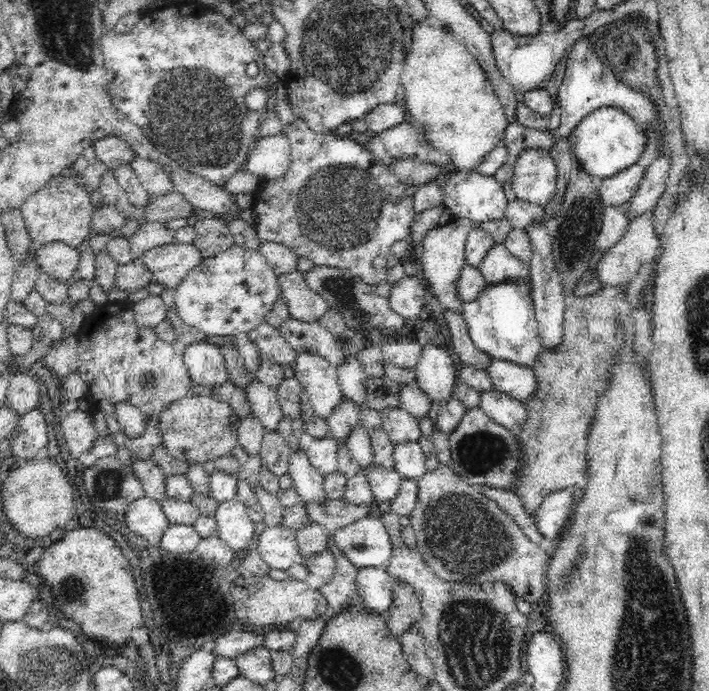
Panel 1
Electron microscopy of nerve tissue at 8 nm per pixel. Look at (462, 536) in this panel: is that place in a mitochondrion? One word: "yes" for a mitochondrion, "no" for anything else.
yes

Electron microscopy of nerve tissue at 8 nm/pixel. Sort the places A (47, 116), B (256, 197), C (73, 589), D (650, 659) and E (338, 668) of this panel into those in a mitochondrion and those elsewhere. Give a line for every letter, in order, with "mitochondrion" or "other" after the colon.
A: other
B: other
C: mitochondrion
D: mitochondrion
E: mitochondrion

